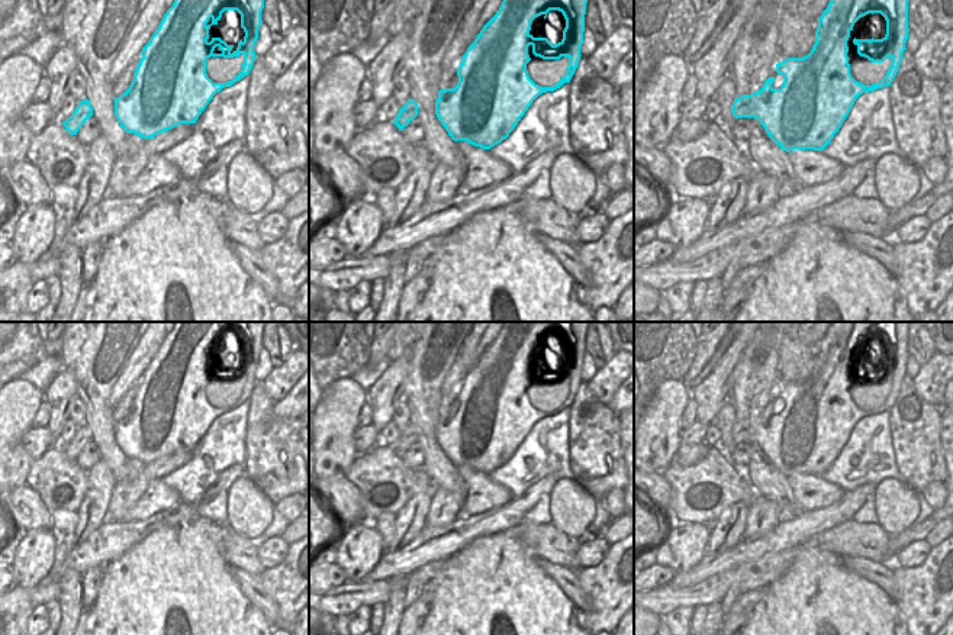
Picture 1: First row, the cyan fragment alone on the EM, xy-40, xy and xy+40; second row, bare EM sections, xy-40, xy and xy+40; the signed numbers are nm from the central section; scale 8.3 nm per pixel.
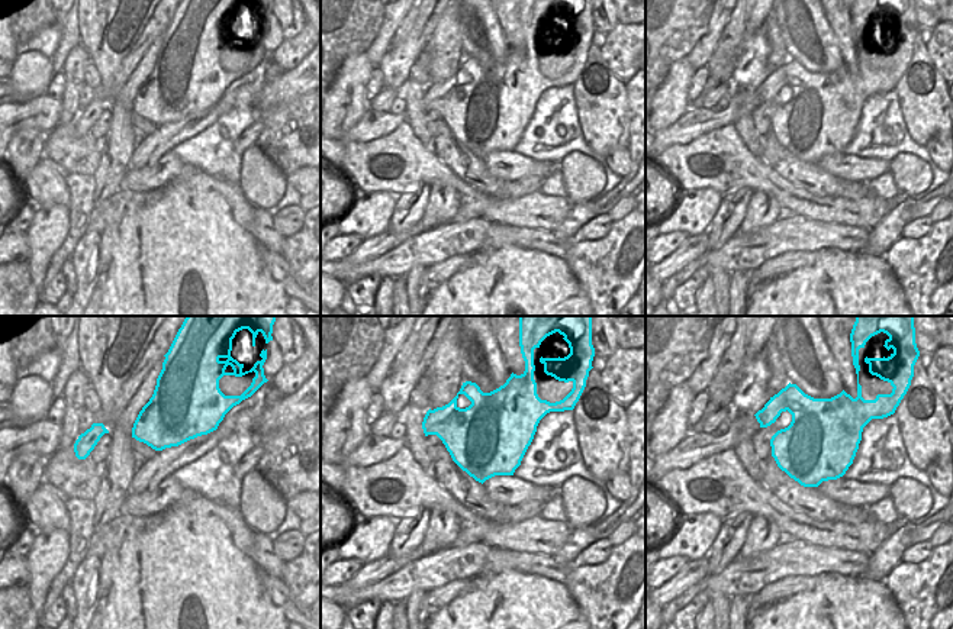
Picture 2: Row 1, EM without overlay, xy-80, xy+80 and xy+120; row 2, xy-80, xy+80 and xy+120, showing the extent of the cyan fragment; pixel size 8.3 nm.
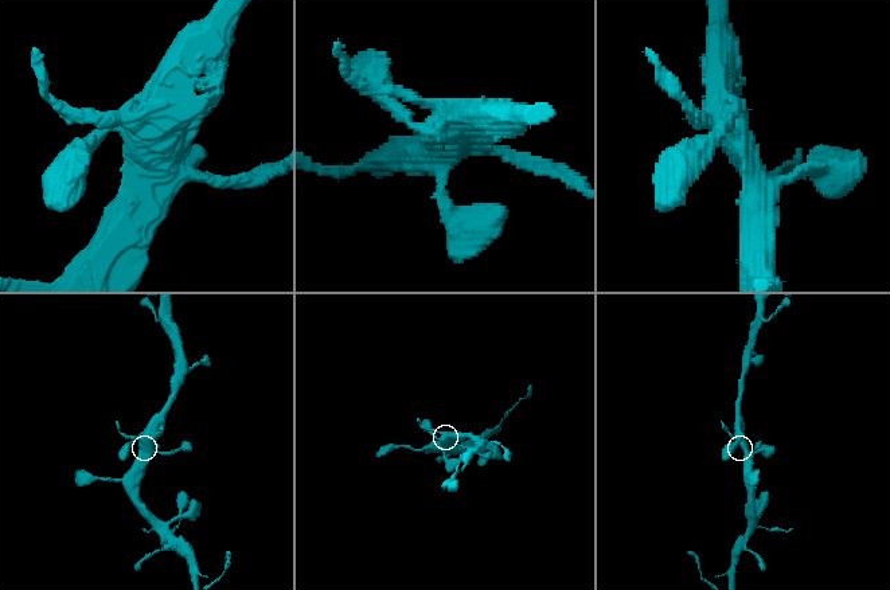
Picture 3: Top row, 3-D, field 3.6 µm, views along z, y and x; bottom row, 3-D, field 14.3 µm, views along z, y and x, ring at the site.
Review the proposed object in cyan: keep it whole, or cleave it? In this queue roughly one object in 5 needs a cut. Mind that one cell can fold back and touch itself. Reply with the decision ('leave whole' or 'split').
leave whole

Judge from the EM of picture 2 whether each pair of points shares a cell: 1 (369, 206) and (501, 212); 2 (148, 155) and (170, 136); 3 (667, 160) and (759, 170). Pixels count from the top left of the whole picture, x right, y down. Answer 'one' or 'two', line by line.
1: two
2: one
3: one

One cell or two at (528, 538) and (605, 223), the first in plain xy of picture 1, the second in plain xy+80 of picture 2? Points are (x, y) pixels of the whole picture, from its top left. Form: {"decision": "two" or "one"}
{"decision": "two"}

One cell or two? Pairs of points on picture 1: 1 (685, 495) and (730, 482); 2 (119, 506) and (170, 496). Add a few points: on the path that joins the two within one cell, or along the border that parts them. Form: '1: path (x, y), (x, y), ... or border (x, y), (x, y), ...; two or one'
1: path (695, 483), (718, 482); one
2: border (158, 479), (150, 482), (138, 500), (119, 521); two

